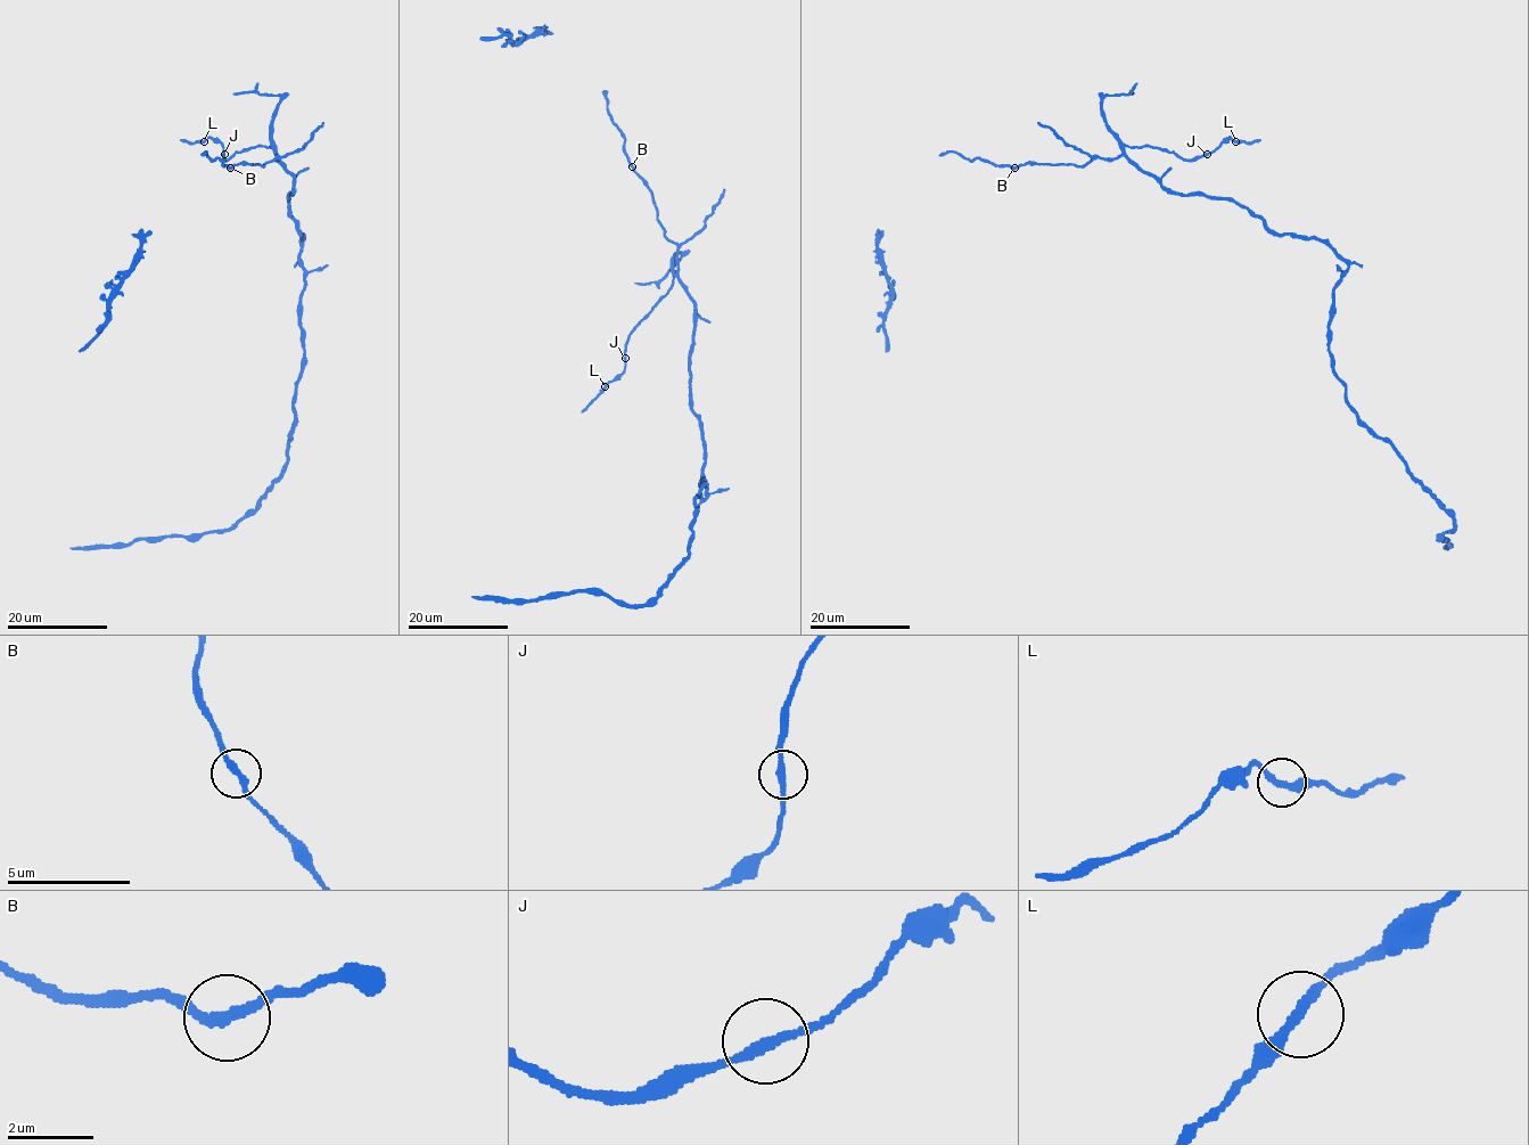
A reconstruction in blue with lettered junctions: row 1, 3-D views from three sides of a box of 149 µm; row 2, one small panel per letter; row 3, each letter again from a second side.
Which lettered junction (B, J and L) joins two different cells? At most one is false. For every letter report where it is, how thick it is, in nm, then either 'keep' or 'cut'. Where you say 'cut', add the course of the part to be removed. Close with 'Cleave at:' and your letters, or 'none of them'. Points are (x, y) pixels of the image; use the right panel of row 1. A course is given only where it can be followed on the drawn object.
B: place (1014, 168); calibre 240 nm; keep
J: place (1207, 154); calibre 240 nm; keep
L: place (1235, 141); calibre 240 nm; keep
Cleave at: none of them

